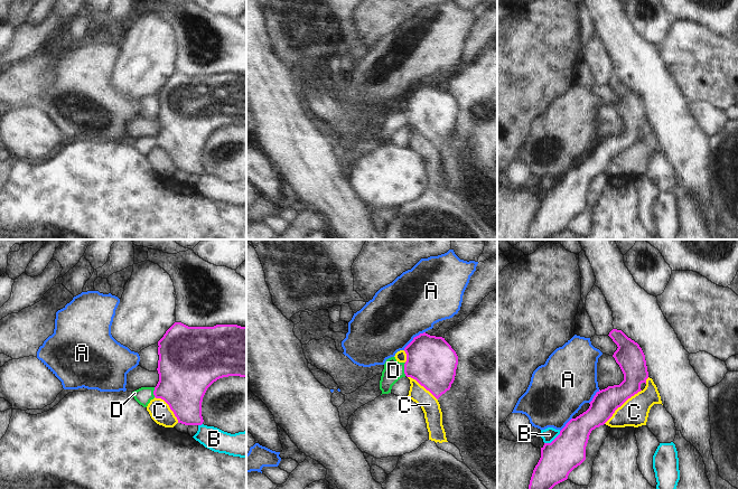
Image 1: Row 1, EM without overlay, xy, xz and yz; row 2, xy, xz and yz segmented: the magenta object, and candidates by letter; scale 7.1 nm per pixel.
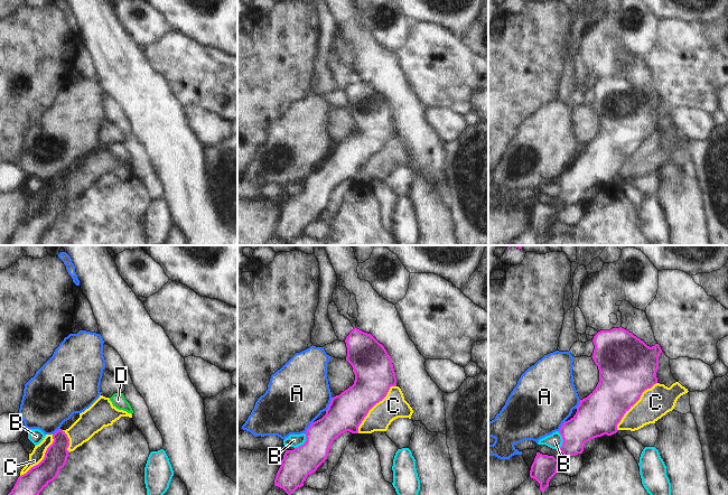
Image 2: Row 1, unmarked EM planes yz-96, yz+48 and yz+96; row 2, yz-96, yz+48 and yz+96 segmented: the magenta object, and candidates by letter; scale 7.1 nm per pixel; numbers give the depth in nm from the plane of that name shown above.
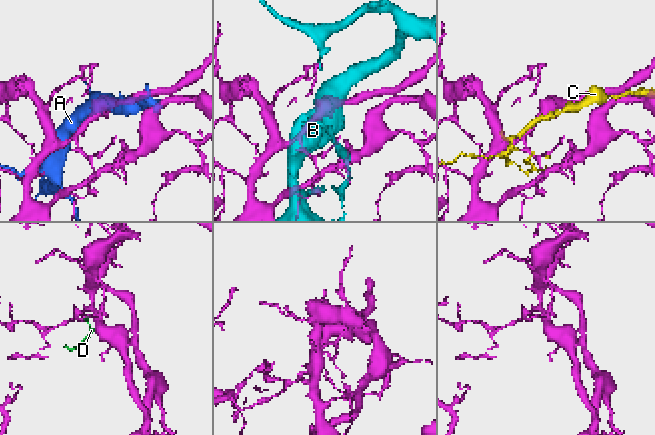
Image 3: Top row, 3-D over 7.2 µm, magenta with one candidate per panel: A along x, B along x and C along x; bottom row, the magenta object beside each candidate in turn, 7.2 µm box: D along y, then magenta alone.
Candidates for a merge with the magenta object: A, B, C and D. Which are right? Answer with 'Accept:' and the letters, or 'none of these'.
Accept: D

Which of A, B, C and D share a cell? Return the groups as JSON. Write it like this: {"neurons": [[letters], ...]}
{"neurons": [["A"], ["B"], ["C"], ["D"]]}

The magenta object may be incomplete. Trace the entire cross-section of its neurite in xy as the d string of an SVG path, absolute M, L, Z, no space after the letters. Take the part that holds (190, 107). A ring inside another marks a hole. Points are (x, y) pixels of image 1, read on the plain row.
M175 72L158 91L158 123L156 137L141 137L132 144L147 157L151 149L164 149L174 161L178 172L202 175L202 151L207 138L217 129L228 125L246 128L246 76L216 74L214 76L188 76Z

